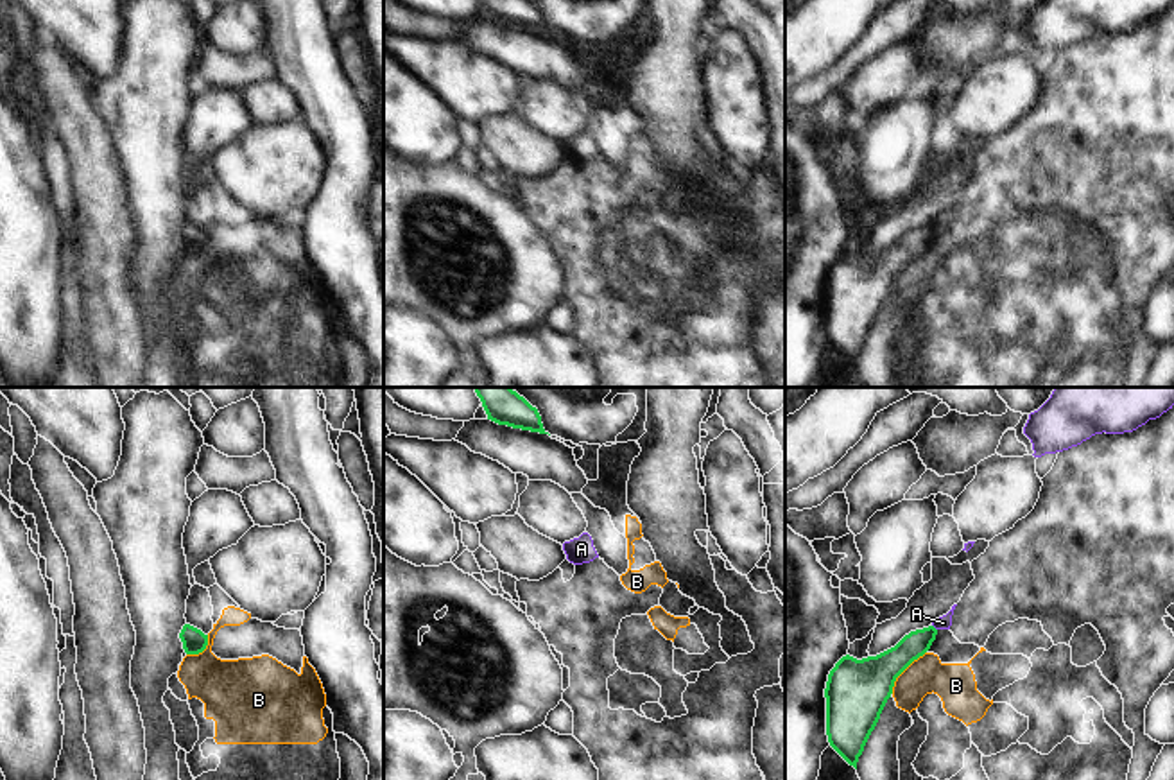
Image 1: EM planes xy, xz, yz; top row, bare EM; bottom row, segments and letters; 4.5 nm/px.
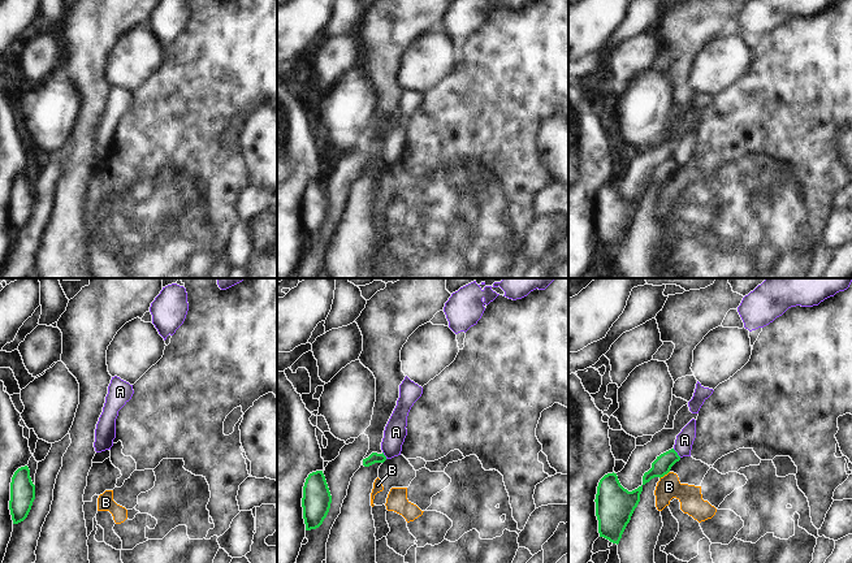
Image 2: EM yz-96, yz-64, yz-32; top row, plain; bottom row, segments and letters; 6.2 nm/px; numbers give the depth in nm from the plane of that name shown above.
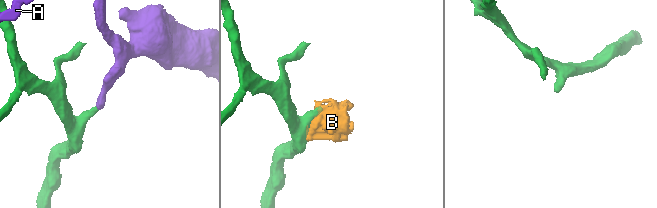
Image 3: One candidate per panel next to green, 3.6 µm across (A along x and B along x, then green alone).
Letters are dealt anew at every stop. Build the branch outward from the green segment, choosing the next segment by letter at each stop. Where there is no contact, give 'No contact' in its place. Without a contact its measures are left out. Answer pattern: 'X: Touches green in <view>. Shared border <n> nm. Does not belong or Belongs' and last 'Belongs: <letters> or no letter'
A: Touches green in yz. Shared border 40 nm. Does not belong
B: Touches green in yz. Shared border 240 nm. Does not belong
Belongs: no letter.

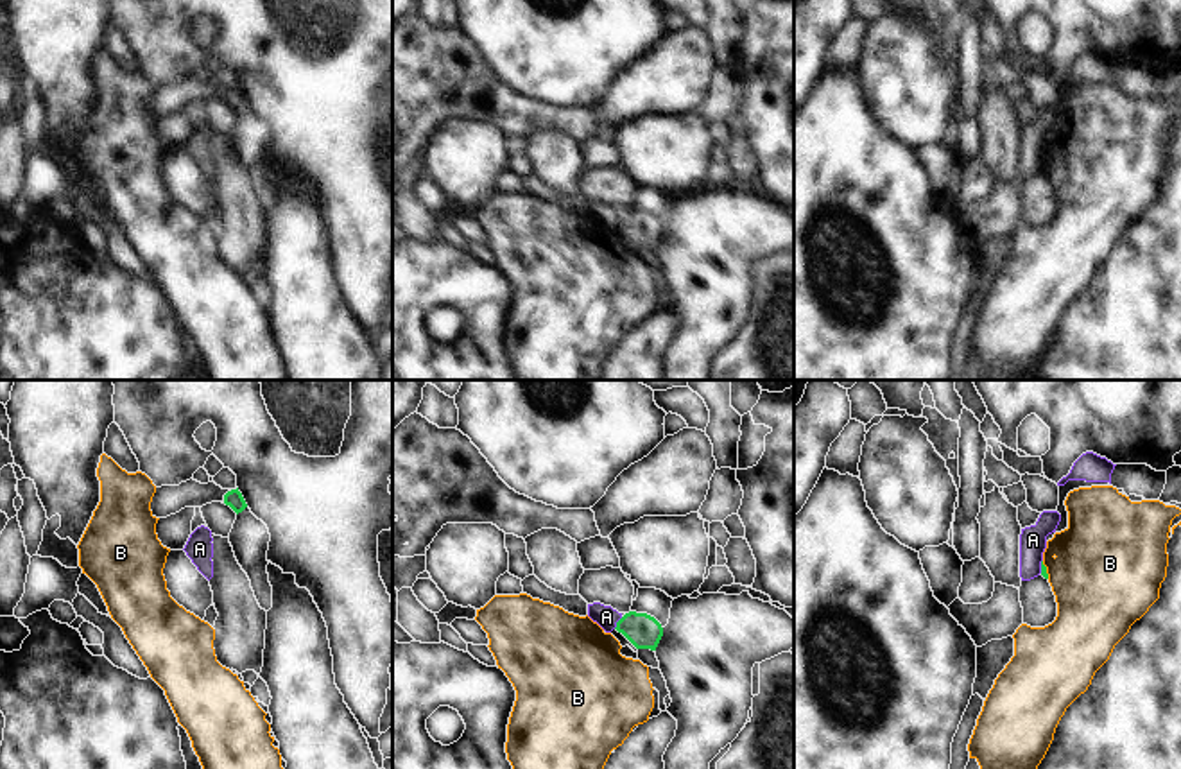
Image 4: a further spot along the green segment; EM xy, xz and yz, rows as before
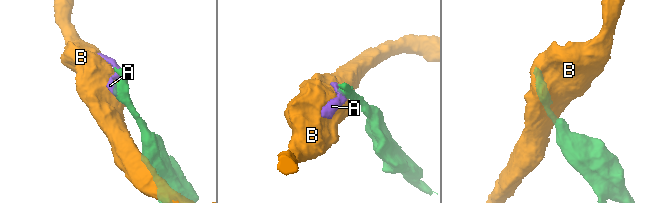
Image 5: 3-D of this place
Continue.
A: Touches green in xz. Shared border 70 nm. Belongs
B: Touches green in yz. Shared border 90 nm. Does not belong
Belongs: A.

